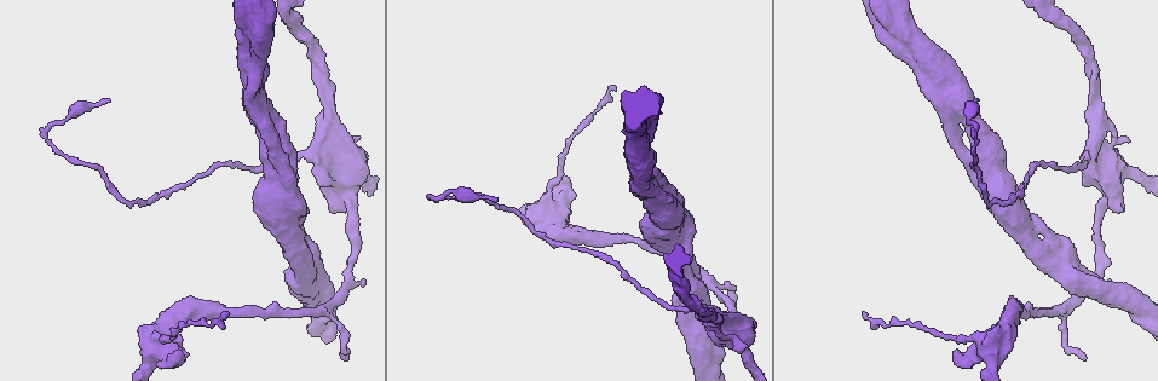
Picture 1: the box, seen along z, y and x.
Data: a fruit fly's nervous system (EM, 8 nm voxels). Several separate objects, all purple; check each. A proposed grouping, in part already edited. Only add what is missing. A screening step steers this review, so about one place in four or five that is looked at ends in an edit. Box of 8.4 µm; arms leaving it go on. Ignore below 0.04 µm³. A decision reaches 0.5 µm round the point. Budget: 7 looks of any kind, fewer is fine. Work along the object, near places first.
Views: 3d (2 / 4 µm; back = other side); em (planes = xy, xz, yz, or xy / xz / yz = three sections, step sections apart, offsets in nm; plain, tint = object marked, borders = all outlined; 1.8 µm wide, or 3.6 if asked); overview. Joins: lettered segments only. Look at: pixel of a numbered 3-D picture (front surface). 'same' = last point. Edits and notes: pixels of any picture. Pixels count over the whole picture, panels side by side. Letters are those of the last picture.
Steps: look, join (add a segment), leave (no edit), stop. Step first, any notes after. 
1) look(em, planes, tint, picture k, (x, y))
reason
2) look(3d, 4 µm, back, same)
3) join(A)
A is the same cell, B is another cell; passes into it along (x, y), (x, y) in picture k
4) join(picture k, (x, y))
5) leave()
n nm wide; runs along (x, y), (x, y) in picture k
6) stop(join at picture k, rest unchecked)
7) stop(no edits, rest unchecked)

look(3d, 2 µm, picture 1, (364, 285))
free end

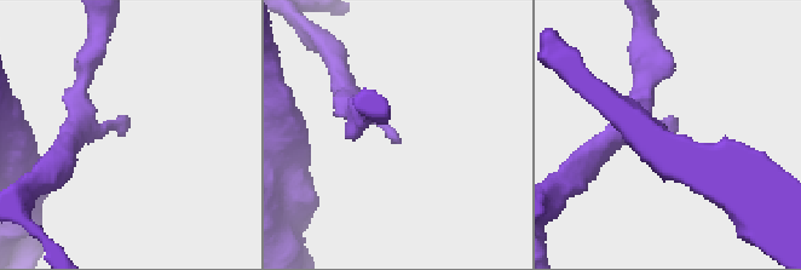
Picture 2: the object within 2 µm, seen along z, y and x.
look(em, 3.6 µm, planes, borders, picture 2, (677, 130))
arms of 180, 190 nm

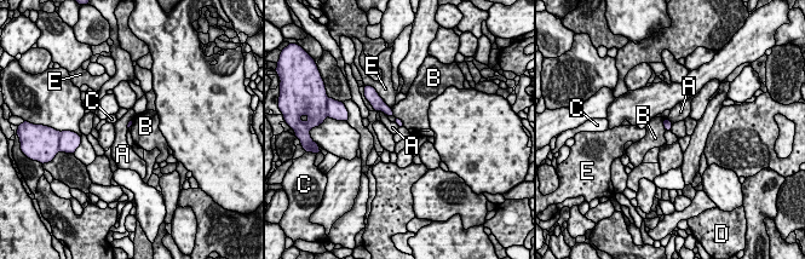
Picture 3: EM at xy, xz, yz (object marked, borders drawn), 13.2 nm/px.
leave()
A, B, C, D and E are other cells; border along (672, 125), (670, 130) in picture 3; none of them fits

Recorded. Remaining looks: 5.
look(3d, 2 µm, picture 1, (1061, 268))
arms part here

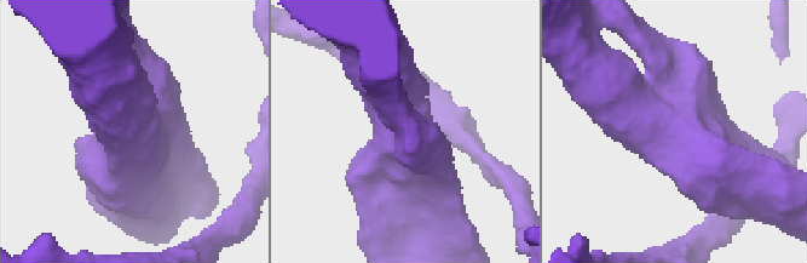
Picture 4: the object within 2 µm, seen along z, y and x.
look(em, yz, step 4, borders, picture 4, (133, 133))
now the EM

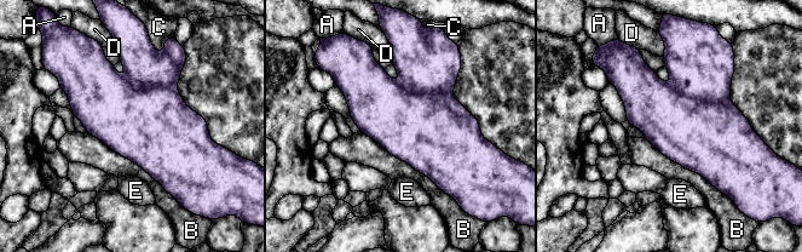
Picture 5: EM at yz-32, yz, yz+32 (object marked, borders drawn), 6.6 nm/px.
look(em, xy, step 16, borders, same)

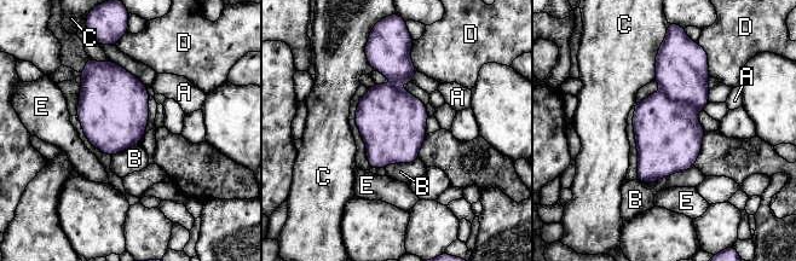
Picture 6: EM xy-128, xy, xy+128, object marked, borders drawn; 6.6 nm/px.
leave()
A, B, C, D and E are other cells; border along (693, 164), (657, 179) in picture 6; none of them fits

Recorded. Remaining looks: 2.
look(em, 3.6 µm, planes, tint, picture 1, (650, 194))

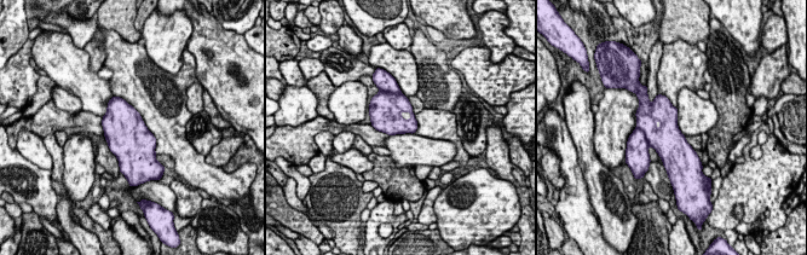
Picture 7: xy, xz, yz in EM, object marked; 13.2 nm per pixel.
look(em, 3.6 µm, planes, borders, same)
see the neighbours

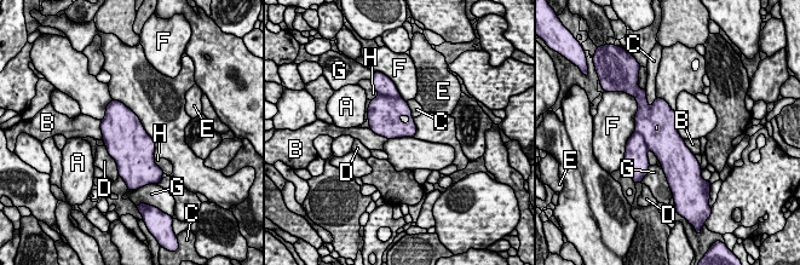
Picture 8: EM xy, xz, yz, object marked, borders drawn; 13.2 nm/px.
leave()
A, B, C, D, E, F, G and H are other cells; border along (101, 120), (103, 139) in picture 8; no lettered segment goes on from it

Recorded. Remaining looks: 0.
stop(no edits, rest unchecked)

